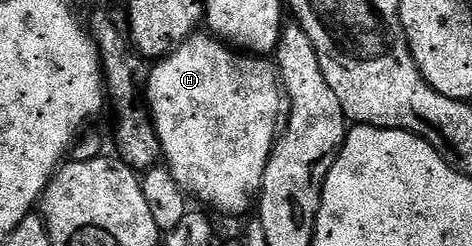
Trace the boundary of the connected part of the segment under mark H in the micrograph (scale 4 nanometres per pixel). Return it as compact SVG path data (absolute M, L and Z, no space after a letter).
M197 32L169 50L149 69L146 97L152 122L156 125L158 132L163 161L166 163L168 171L174 176L176 183L184 189L185 195L191 196L193 199L196 197L198 201L205 202L206 205L213 206L214 209L221 210L224 214L240 214L251 202L253 205L254 199L259 195L266 164L272 155L272 147L276 145L278 127L282 122L282 83L277 67L267 57L249 56L243 52L237 52L211 33Z

